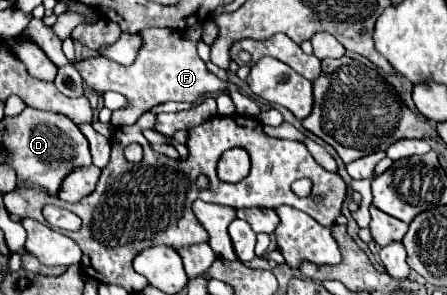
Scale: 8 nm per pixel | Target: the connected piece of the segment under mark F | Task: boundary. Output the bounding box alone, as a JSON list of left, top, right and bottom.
[76,24,228,126]

